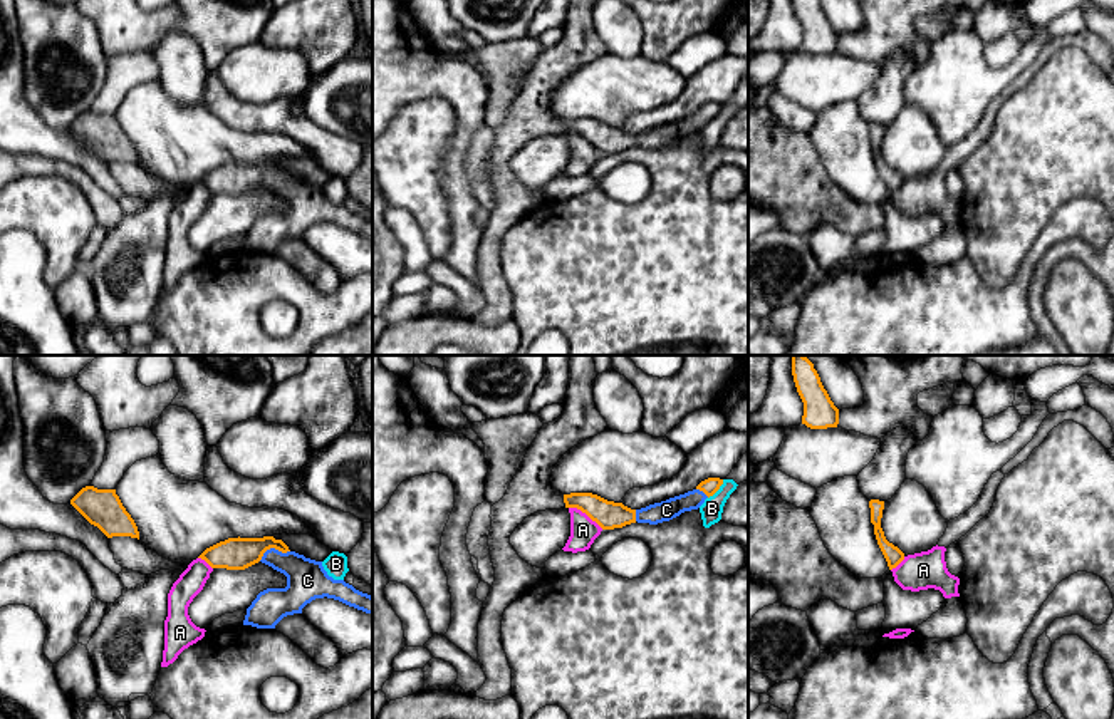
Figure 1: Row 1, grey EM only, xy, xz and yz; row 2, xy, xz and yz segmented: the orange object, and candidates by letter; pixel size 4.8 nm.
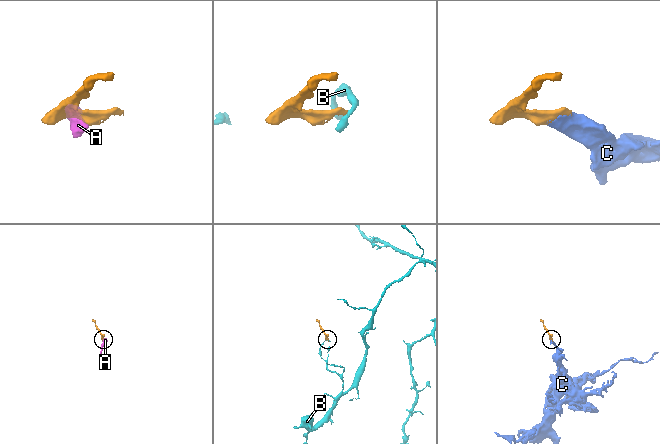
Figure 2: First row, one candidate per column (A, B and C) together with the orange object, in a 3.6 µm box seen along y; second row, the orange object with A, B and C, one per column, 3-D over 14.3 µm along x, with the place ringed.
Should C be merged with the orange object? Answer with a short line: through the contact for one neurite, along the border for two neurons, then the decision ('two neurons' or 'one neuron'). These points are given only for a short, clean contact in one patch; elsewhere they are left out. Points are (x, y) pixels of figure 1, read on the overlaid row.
one neuron

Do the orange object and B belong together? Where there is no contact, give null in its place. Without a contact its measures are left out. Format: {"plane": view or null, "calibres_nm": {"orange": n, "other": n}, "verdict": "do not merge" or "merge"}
{"plane": "xz", "calibres_nm": {"orange": 80, "other": 100}, "verdict": "do not merge"}

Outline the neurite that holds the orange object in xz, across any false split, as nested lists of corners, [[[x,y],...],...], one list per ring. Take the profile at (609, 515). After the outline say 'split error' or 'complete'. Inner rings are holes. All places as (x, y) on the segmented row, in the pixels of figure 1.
[[[708,478],[693,491],[669,498],[661,503],[649,504],[641,510],[631,510],[622,503],[607,501],[592,493],[564,494],[565,508],[577,508],[596,521],[602,530],[622,528],[631,523],[658,525],[679,516],[685,511],[698,510],[706,498],[713,496],[723,479]]]; split error

